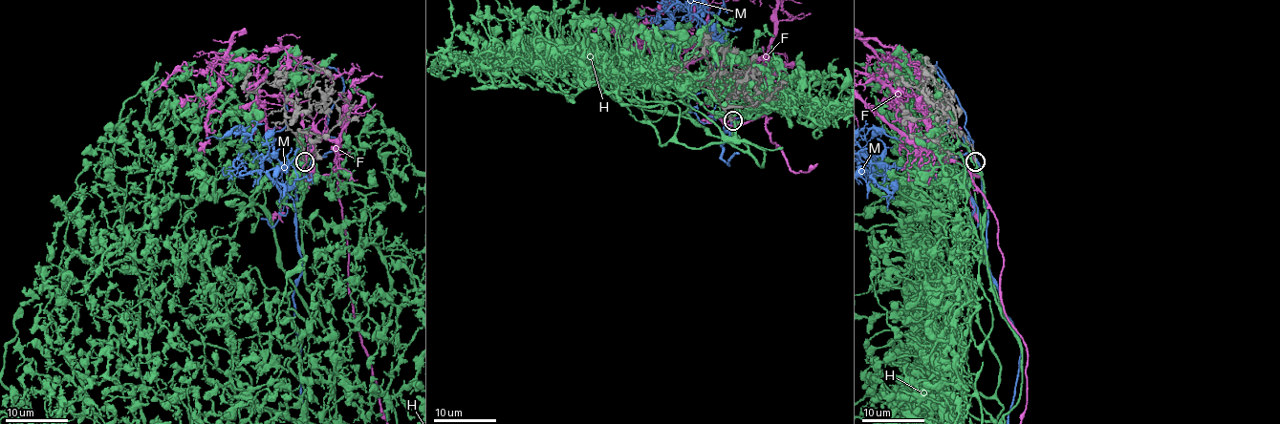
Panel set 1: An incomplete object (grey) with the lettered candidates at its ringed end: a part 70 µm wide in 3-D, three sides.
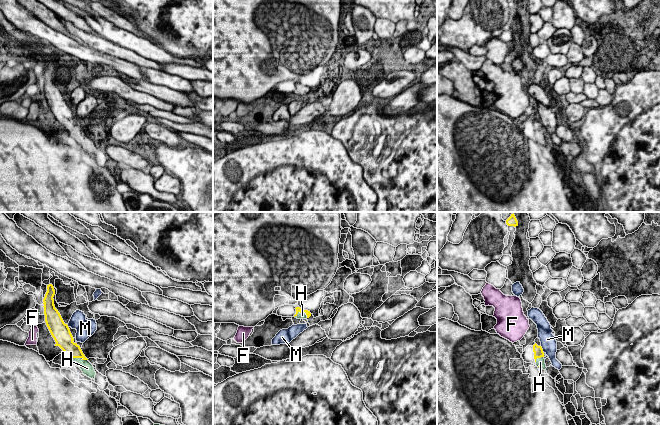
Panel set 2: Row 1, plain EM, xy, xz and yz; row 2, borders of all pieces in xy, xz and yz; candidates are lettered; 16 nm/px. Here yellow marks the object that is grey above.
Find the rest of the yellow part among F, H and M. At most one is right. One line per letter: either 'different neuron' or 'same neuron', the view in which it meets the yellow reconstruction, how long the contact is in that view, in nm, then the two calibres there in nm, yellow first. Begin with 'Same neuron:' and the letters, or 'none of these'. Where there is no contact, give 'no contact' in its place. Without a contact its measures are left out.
Same neuron: H
F: different neuron; no contact
H: same neuron; meets yellow in xy; contact 280 nm long; 240 nm thick on the yellow side, 200 nm on the other
M: different neuron; meets yellow in yz; contact 130 nm long; 160 nm thick on the yellow side, 260 nm on the other

